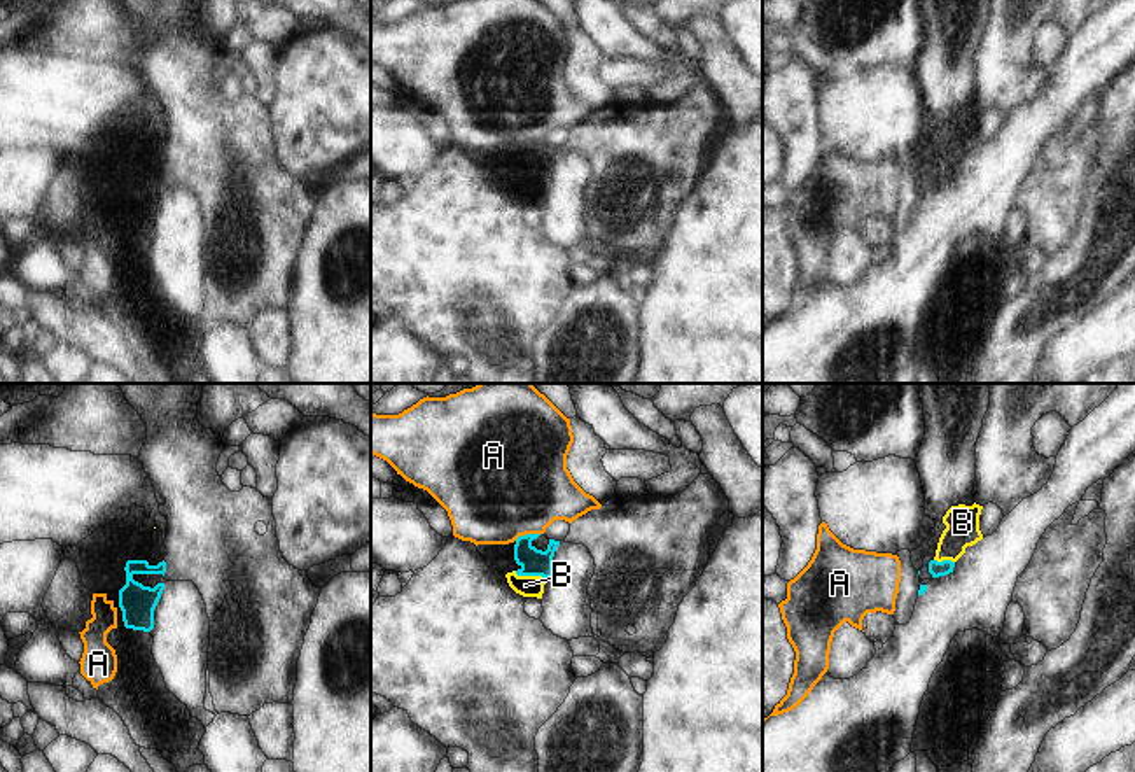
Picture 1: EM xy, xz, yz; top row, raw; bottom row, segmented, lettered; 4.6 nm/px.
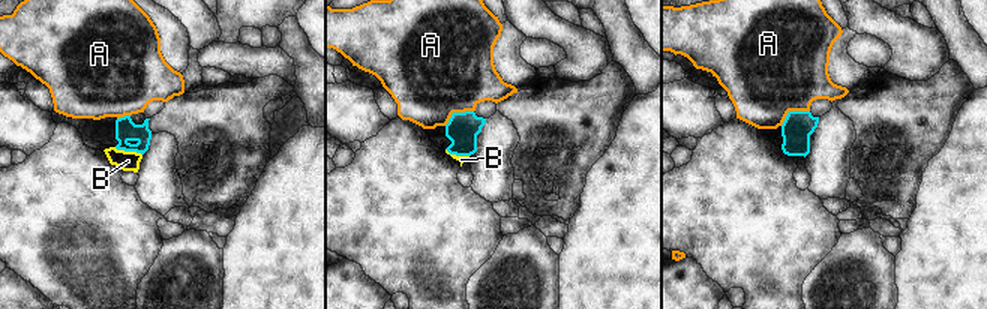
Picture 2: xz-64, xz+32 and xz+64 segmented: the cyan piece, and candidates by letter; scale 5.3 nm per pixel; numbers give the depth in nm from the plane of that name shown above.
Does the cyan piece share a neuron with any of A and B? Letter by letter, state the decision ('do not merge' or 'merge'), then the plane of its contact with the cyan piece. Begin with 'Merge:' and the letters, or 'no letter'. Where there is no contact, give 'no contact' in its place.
Merge: A
A: merge; contact in xz
B: do not merge; contact in xz

